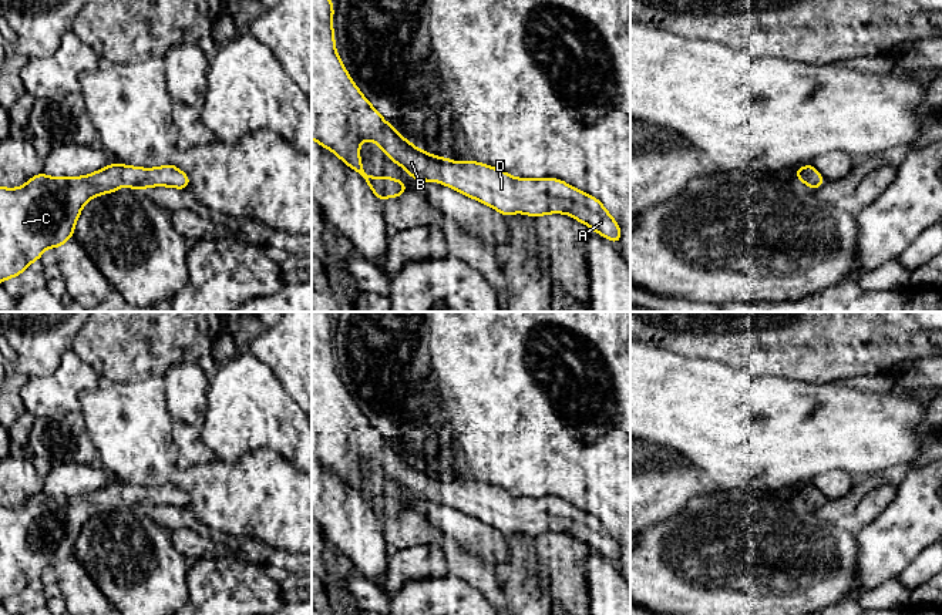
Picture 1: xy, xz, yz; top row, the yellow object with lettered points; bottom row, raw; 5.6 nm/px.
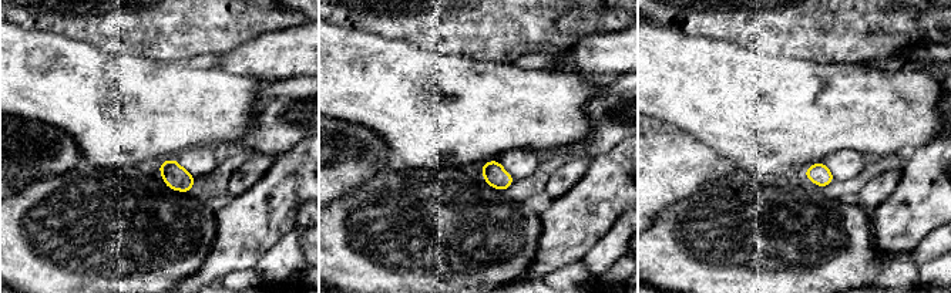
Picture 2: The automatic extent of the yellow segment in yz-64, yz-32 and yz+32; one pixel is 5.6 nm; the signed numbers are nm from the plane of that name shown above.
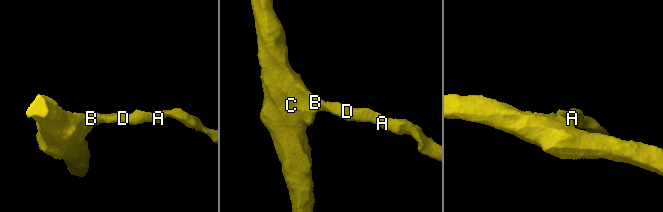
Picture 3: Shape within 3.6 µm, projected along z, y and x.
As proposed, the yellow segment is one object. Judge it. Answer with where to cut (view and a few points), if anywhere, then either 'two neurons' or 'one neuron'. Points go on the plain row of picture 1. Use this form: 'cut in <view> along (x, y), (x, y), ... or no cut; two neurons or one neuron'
no cut; one neuron

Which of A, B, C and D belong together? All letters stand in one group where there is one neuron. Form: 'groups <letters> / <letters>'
groups A B C D

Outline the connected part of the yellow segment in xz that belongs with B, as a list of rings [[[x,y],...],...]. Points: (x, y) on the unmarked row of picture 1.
[[[312,312],[312,458],[337,474],[353,487],[371,507],[377,518],[397,517],[407,511],[406,503],[390,495],[370,495],[363,490],[360,461],[373,460],[397,484],[403,485],[414,498],[441,501],[460,512],[480,520],[501,531],[504,535],[525,532],[532,537],[548,532],[565,532],[588,544],[596,552],[619,562],[622,551],[619,542],[595,515],[573,507],[558,497],[515,497],[495,485],[477,480],[458,481],[431,474],[408,461],[390,444],[370,420],[360,411],[343,384],[334,362],[334,325],[329,312]]]

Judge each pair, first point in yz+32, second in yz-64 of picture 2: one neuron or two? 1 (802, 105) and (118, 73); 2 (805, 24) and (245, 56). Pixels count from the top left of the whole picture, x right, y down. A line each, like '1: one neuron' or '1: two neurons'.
1: one neuron
2: two neurons

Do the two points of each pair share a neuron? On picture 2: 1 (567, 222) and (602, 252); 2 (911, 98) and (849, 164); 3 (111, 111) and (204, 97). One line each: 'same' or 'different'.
1: different
2: different
3: same

